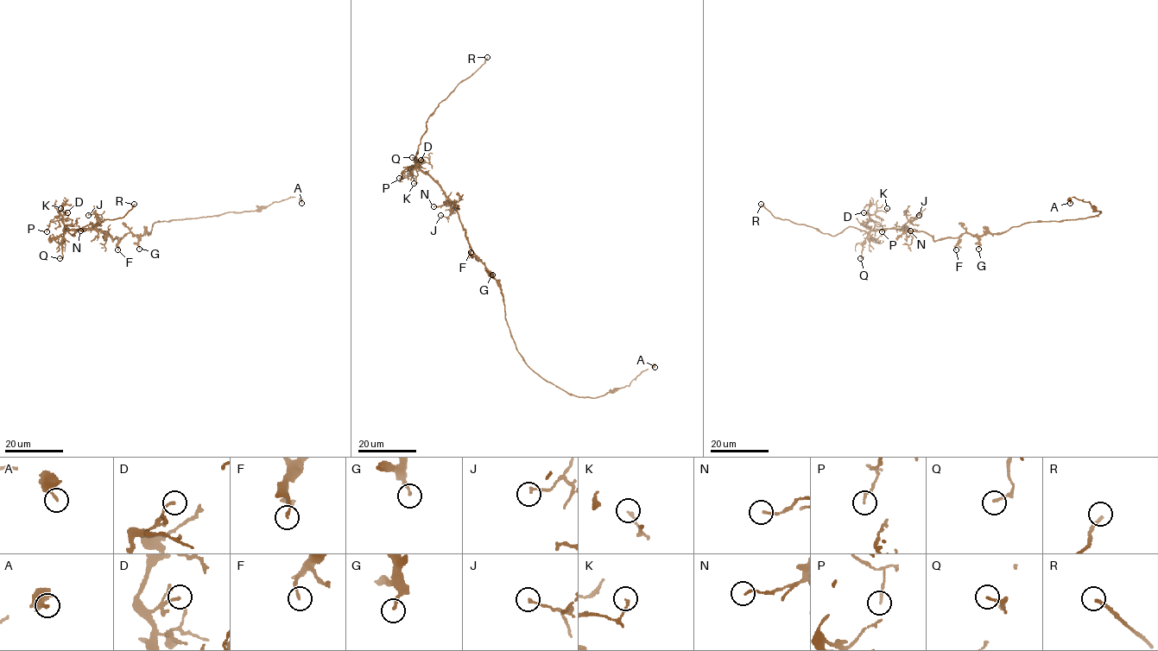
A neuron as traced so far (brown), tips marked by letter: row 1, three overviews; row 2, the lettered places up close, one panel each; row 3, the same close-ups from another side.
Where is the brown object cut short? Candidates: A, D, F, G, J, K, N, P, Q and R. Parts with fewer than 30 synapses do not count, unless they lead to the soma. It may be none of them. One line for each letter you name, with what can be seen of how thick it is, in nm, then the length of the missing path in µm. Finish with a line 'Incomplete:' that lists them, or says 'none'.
R: 180 nm thick; about 20 µm are missing
Incomplete: R

